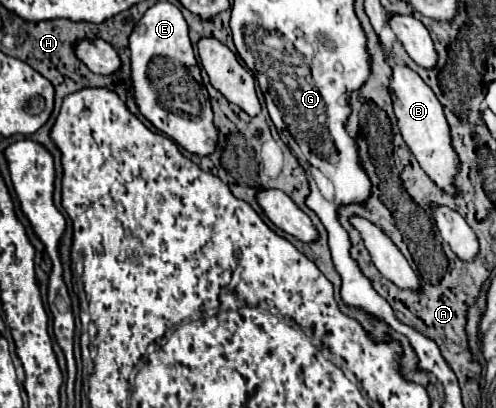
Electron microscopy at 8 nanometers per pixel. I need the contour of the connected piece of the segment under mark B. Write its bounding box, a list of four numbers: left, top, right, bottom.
[390,65,460,197]

